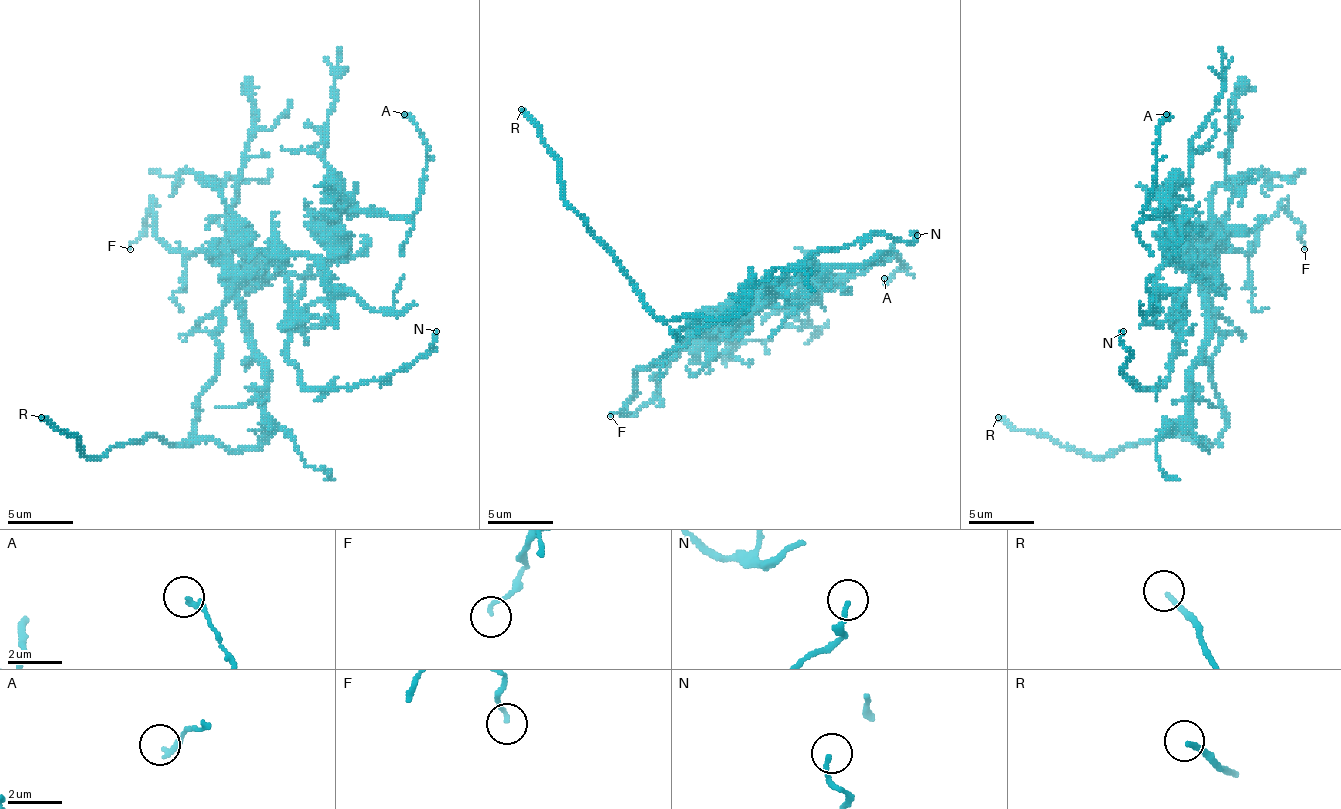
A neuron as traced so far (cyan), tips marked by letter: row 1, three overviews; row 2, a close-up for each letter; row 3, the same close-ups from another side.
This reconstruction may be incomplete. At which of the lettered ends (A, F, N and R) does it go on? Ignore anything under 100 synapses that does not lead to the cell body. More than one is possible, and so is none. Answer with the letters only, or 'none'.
R

